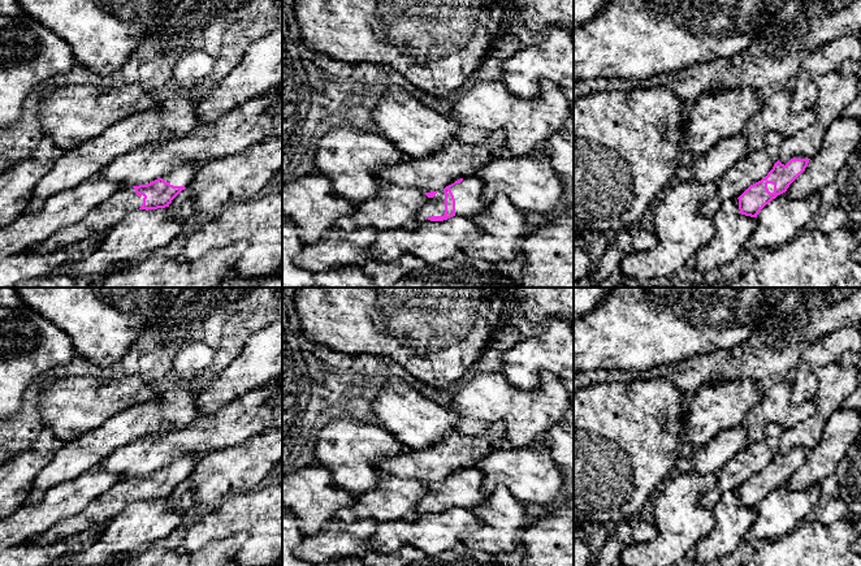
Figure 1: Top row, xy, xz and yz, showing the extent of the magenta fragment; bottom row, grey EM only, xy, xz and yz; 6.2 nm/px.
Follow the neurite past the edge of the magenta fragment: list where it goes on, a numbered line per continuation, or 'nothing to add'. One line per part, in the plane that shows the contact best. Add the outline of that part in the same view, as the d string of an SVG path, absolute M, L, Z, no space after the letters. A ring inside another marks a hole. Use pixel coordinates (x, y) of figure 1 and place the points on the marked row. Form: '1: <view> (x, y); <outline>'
1: xz (468, 194); M466 177L450 190L455 199L455 215L471 217L485 209L484 183L479 177Z
2: xz (435, 206); M444 190L437 191L433 198L428 198L428 202L417 211L420 219L427 219L430 216L444 216L445 215L445 193Z

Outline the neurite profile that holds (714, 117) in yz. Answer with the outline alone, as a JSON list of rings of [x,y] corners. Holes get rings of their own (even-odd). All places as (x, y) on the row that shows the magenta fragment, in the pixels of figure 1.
[[[750,87],[700,95],[685,124],[682,125],[683,150],[693,156],[708,154],[722,139],[743,133],[762,105],[763,99]]]

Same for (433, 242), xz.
[[[455,215],[444,221],[420,219],[411,230],[378,232],[369,258],[388,263],[410,254],[427,264],[437,265],[462,251],[463,243],[479,238],[479,228],[470,217]]]

